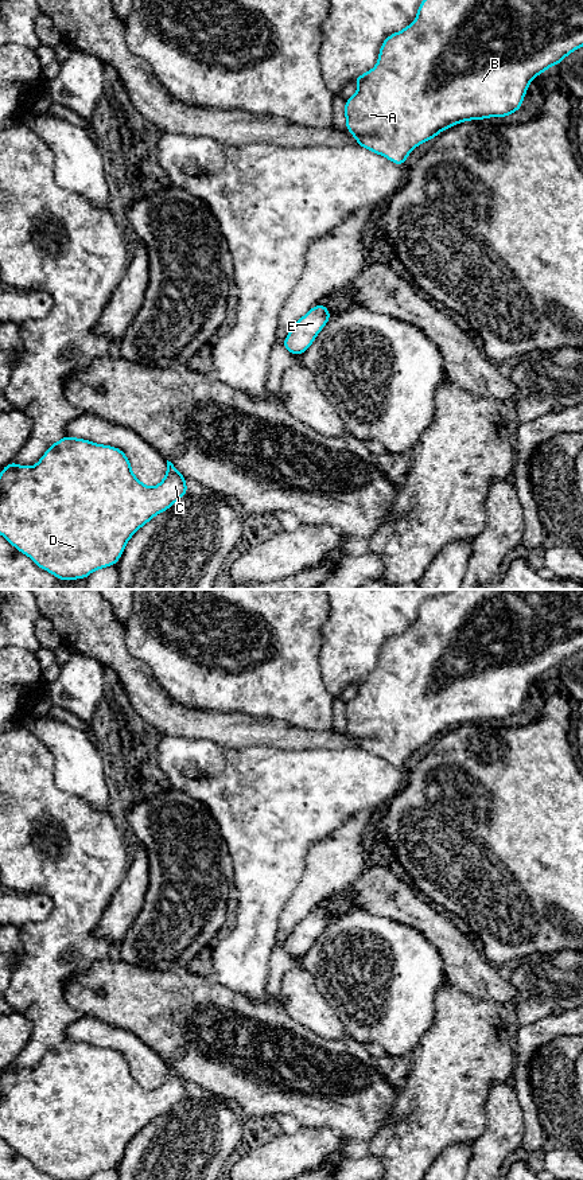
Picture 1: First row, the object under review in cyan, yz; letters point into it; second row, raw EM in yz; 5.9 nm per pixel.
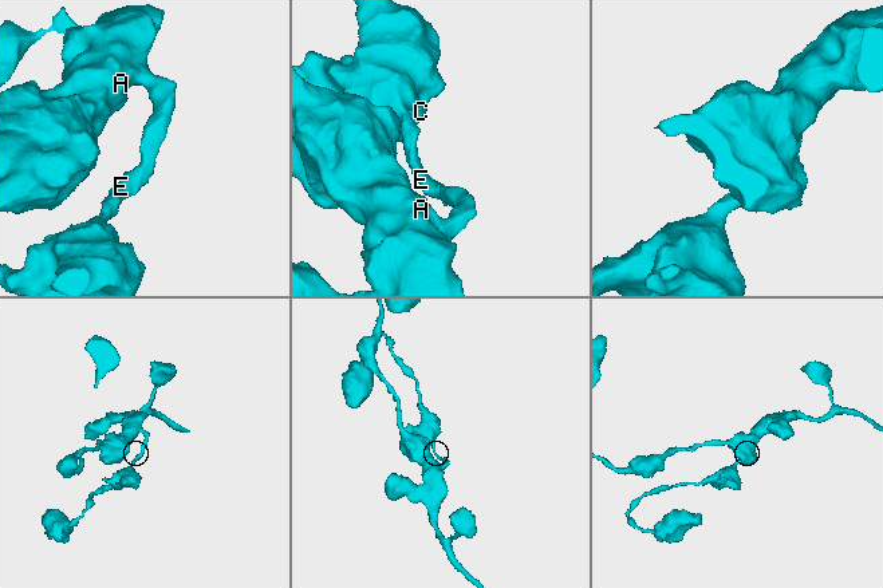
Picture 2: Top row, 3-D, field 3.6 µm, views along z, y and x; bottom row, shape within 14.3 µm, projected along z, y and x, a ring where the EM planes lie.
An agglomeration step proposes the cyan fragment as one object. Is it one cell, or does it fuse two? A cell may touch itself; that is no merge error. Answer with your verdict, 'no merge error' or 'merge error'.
no merge error

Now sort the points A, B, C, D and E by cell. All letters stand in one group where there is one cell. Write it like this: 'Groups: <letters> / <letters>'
Groups: A B C D E

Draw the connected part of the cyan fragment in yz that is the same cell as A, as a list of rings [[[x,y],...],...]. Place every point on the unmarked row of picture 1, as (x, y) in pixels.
[[[451,589],[448,593],[431,596],[421,603],[416,623],[384,643],[376,670],[353,682],[358,686],[358,692],[345,705],[346,732],[357,741],[355,747],[403,770],[415,749],[432,743],[452,728],[486,720],[506,720],[517,714],[530,684],[537,677],[545,675],[548,670],[559,667],[579,650],[583,650],[583,589]]]

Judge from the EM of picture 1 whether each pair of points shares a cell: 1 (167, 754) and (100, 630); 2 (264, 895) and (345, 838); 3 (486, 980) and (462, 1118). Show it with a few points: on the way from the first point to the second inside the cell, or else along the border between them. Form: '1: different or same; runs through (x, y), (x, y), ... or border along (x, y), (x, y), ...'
1: different; border along (160, 733), (191, 739)
2: different; border along (325, 838), (311, 845), (304, 873), (292, 894)
3: different; border along (453, 988), (497, 1003)

